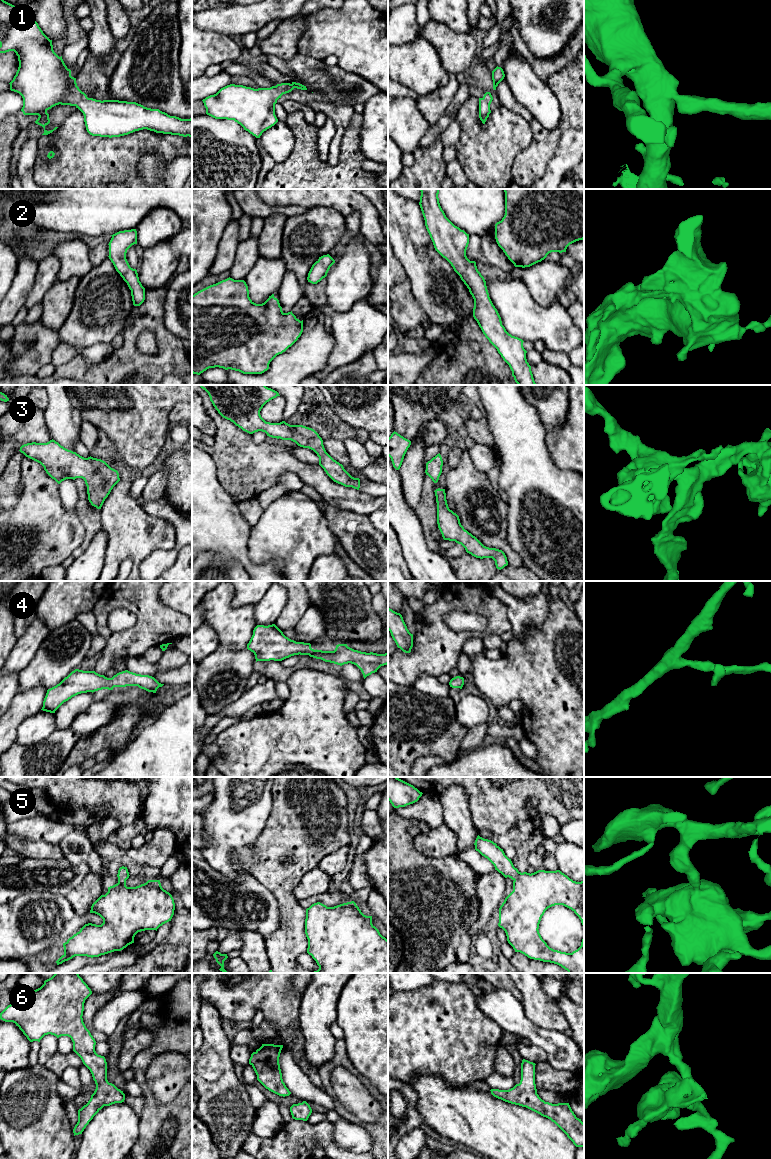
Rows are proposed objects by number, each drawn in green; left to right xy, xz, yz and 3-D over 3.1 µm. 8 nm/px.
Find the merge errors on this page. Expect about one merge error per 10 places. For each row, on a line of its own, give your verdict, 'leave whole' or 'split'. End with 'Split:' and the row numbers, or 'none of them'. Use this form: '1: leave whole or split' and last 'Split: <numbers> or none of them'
1: leave whole
2: leave whole
3: leave whole
4: leave whole
5: leave whole
6: leave whole
Split: none of them

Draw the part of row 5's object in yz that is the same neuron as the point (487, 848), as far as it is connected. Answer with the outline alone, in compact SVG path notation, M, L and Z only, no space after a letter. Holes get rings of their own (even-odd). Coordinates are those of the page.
M477 836L475 850L487 858L499 873L513 880L513 891L505 898L499 908L499 923L507 936L508 943L515 952L520 952L530 959L557 964L568 973L584 973L584 936L581 946L572 953L561 952L550 948L539 933L539 924L545 911L555 905L571 909L581 920L584 931L584 881L576 882L560 870L538 870L534 873L519 872L514 867L503 849L491 840Z

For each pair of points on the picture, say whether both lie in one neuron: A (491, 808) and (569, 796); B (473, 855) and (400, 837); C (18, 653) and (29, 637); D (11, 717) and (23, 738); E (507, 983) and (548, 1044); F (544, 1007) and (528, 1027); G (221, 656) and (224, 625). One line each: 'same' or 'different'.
A: same
B: different
C: same
D: different
E: different
F: different
G: different

